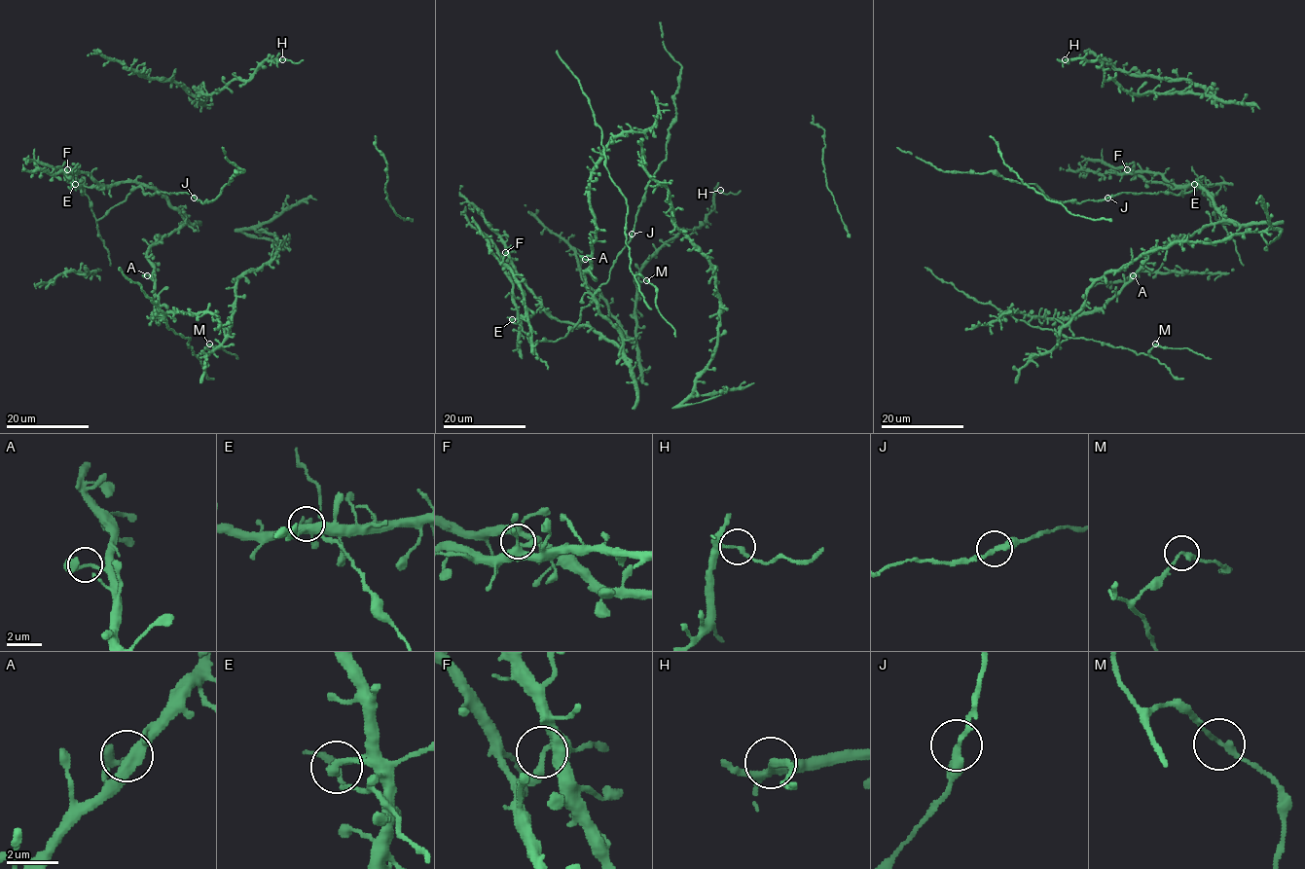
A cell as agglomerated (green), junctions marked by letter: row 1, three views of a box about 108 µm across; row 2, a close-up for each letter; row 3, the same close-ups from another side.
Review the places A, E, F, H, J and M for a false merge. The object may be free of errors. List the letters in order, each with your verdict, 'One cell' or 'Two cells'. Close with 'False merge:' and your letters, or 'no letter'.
A: One cell
E: One cell
F: One cell
H: Two cells
J: One cell
M: One cell
False merge: H

